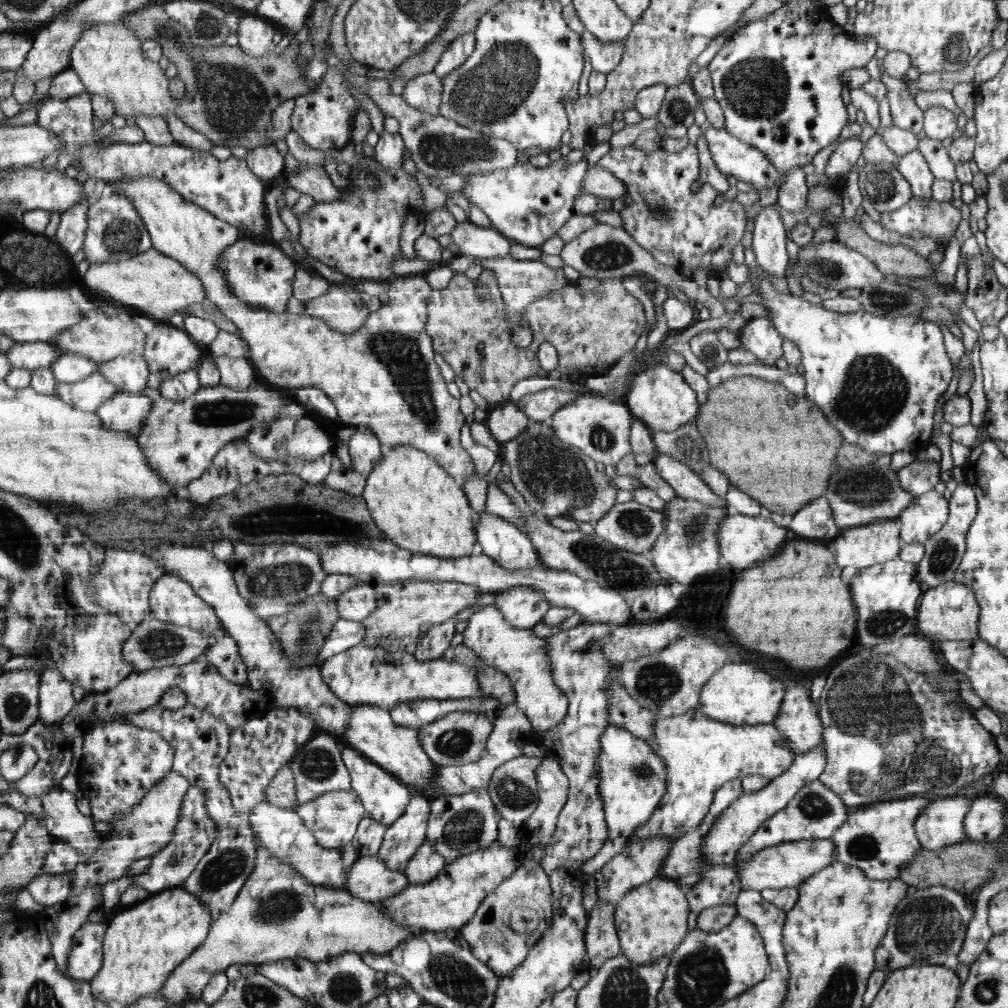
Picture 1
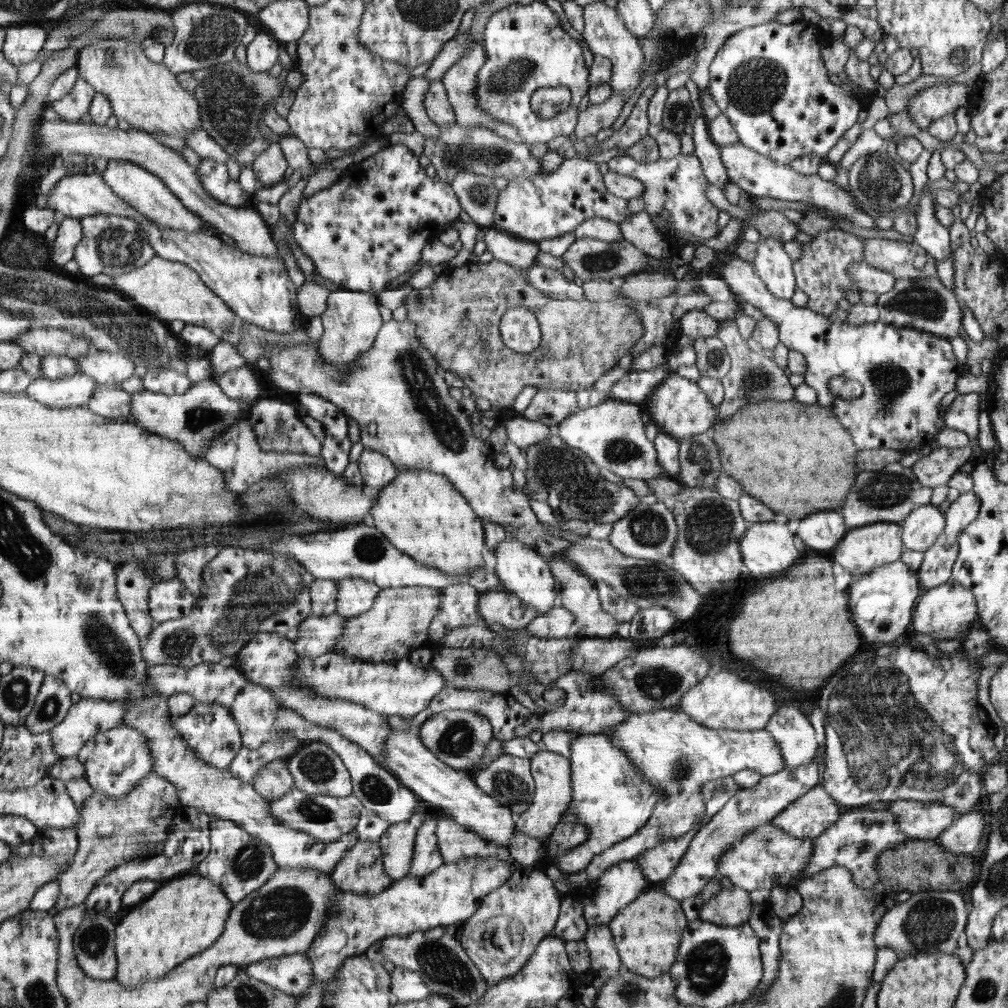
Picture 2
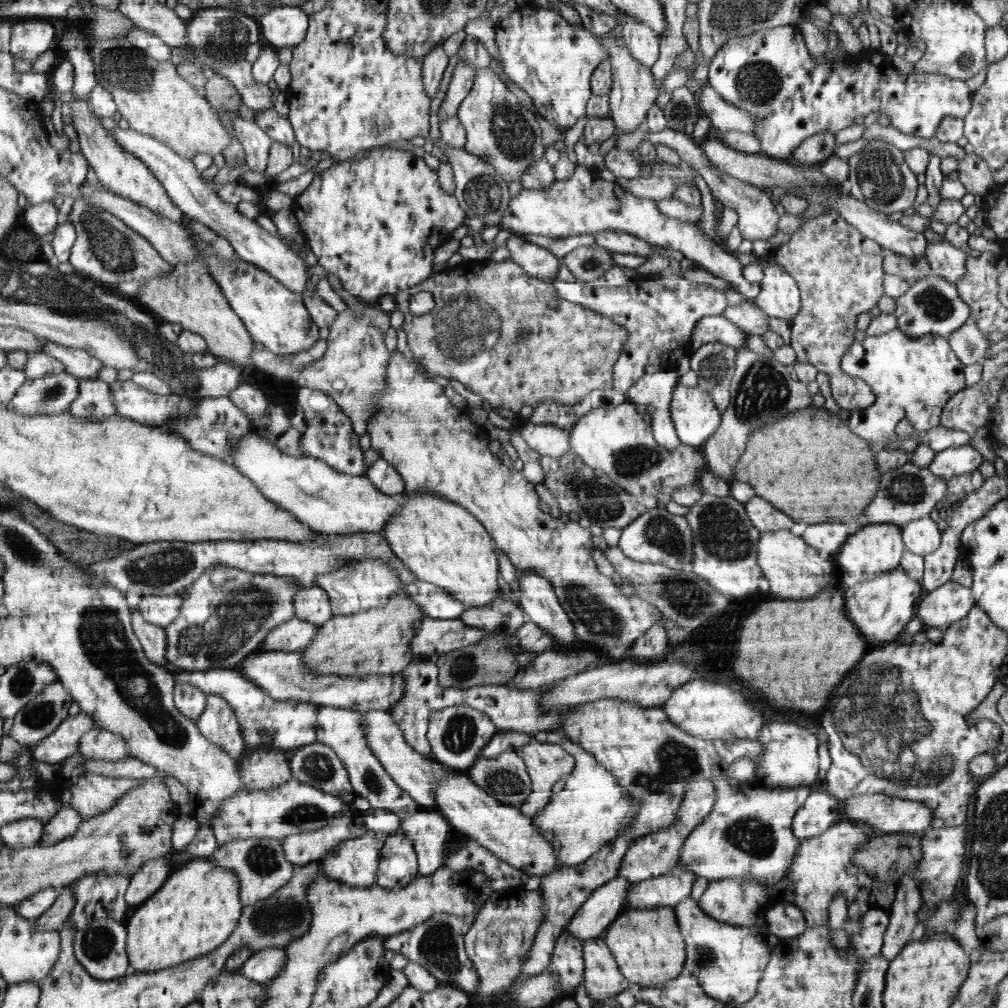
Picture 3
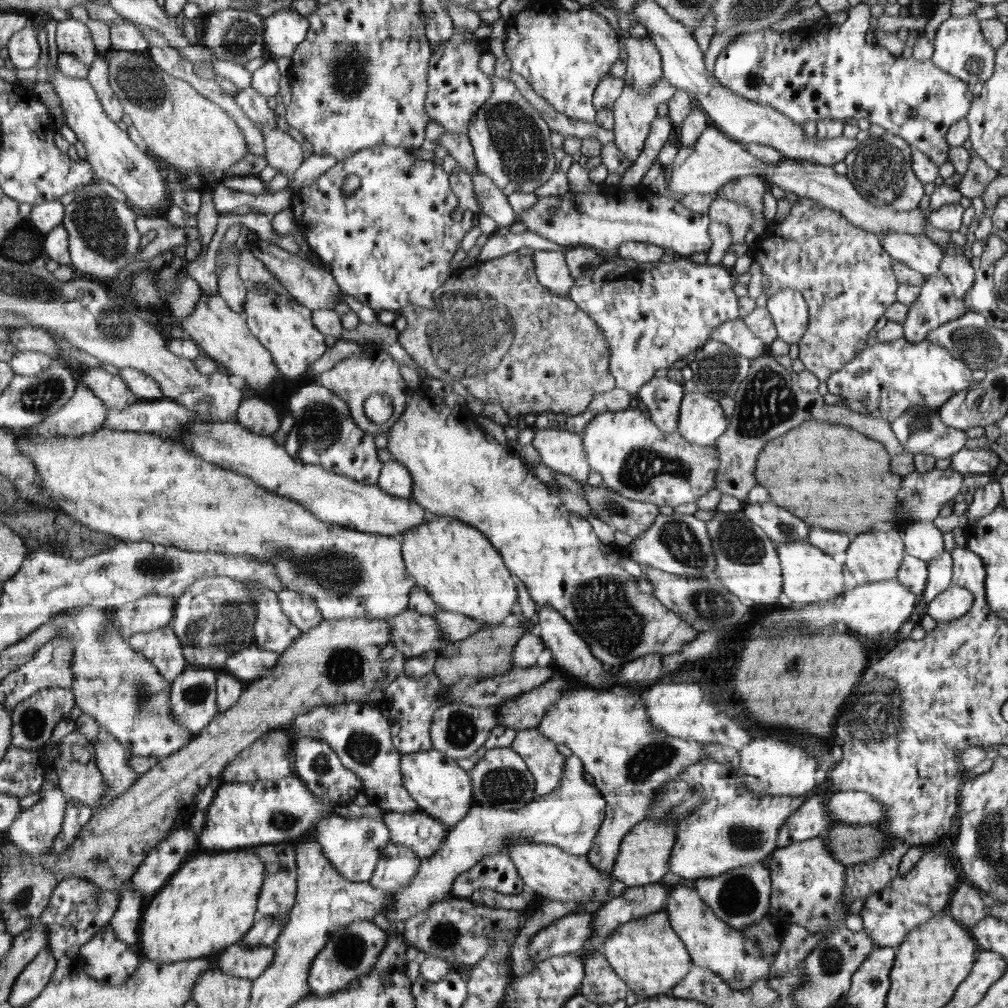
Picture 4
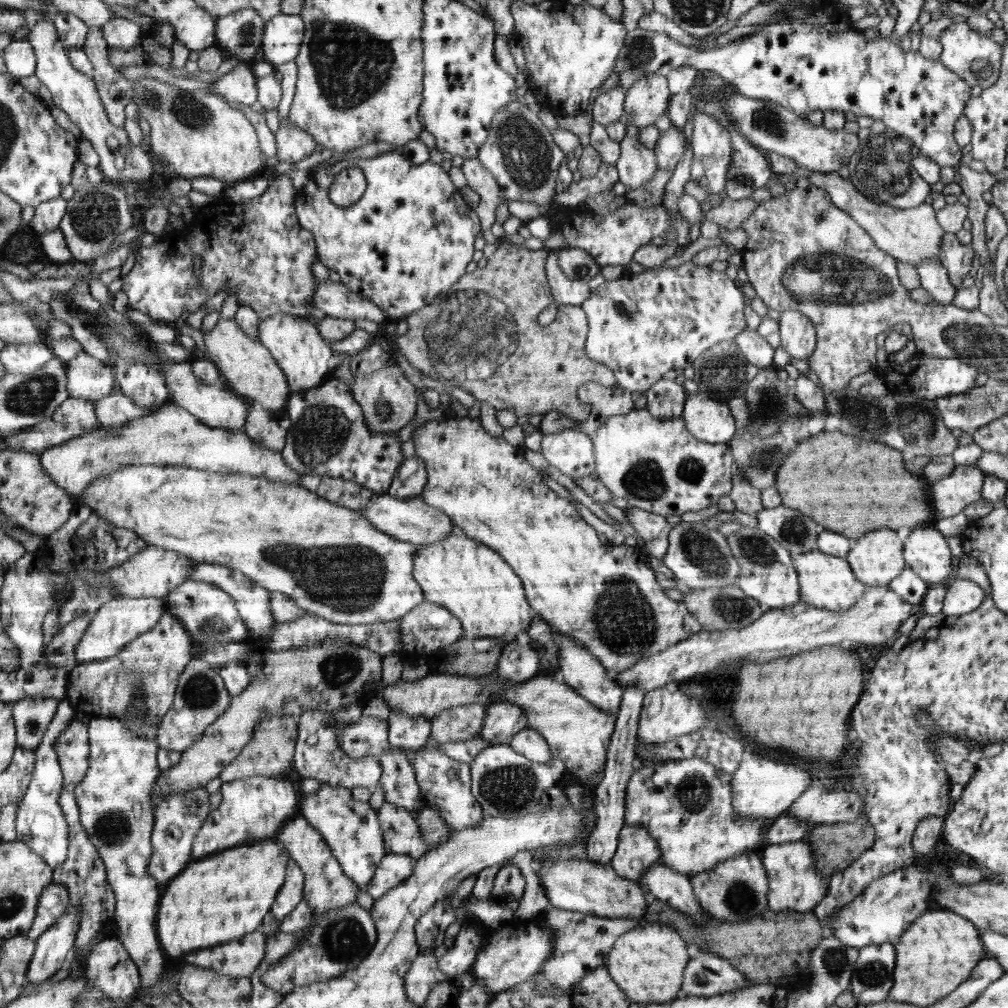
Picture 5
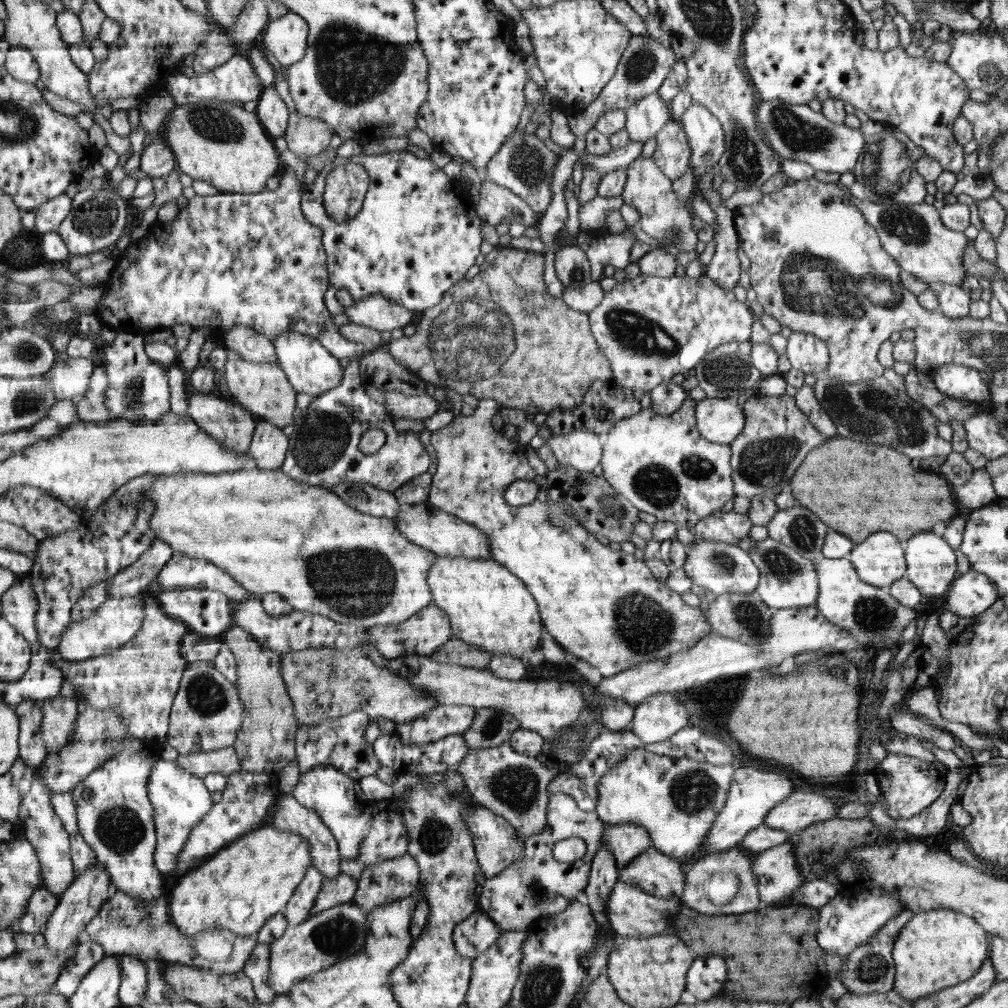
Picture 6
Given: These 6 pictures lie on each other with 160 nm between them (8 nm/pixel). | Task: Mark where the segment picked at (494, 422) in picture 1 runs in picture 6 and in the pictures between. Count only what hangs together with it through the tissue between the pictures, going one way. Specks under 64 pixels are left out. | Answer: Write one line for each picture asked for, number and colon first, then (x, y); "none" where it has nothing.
2: (523, 432)
3: (548, 440)
4: (563, 451)
5: (572, 452)
6: (581, 450)

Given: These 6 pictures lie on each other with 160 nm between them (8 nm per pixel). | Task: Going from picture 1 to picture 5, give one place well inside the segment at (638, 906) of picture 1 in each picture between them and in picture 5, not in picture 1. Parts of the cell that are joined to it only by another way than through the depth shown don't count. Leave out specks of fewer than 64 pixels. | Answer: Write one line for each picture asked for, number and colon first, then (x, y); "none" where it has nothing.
2: (648, 932)
3: (648, 945)
4: (647, 954)
5: (647, 963)

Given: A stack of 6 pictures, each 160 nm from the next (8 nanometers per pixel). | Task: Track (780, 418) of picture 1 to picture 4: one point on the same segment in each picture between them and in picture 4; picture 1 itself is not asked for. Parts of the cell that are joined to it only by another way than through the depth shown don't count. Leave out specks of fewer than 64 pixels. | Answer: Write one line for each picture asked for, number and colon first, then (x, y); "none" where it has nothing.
2: (769, 446)
3: (808, 454)
4: (809, 471)

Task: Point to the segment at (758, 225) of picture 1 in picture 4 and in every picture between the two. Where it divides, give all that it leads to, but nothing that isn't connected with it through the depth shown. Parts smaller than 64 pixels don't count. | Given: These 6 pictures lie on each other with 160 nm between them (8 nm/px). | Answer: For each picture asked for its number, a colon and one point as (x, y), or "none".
2: (772, 264)
3: (780, 297)
4: (788, 308)

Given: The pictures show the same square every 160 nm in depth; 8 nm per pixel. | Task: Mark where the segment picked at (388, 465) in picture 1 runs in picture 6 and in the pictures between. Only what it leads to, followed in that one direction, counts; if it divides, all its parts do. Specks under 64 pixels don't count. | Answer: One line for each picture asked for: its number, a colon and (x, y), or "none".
2: (420, 513)
3: (442, 543)
4: (456, 563)
5: (464, 576)
6: (489, 607)

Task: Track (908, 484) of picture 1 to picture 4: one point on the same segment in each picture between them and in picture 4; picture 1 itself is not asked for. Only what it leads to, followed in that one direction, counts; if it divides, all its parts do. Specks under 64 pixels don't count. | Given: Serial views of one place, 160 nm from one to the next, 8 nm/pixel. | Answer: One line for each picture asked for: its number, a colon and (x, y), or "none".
2: (936, 469)
3: (946, 465)
4: (984, 462)

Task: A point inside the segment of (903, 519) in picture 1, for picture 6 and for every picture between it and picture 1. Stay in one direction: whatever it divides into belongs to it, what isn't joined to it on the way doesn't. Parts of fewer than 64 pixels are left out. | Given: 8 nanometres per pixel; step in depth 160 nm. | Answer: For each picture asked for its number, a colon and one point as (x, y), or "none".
2: (920, 529)
3: (922, 536)
4: (923, 540)
5: (926, 552)
6: (931, 564)

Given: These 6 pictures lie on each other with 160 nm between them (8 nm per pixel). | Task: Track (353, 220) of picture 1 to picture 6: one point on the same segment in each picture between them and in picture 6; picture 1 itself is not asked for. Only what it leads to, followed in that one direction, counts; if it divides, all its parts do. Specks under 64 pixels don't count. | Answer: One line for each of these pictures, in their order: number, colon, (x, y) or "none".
2: (370, 226)
3: (375, 222)
4: (389, 243)
5: (409, 237)
6: (417, 234)

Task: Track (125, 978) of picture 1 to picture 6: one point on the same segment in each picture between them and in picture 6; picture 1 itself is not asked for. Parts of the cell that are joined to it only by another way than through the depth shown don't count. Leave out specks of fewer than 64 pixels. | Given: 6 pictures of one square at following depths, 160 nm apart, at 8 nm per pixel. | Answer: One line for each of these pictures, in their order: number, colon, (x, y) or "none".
2: (186, 915)
3: (197, 910)
4: (213, 902)
5: (221, 898)
6: (242, 887)

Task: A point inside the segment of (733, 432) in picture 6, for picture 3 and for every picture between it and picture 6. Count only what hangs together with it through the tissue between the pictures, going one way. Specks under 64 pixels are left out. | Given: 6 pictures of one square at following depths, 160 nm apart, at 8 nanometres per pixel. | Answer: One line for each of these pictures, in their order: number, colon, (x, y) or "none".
3: (695, 416)
4: (701, 420)
5: (710, 421)

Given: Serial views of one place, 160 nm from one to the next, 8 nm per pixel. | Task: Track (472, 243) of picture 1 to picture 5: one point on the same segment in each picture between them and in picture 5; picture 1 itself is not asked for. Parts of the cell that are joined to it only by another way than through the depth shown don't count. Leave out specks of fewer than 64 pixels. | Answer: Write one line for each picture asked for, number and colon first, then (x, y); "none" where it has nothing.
2: (521, 254)
3: (538, 262)
4: (552, 271)
5: (566, 291)

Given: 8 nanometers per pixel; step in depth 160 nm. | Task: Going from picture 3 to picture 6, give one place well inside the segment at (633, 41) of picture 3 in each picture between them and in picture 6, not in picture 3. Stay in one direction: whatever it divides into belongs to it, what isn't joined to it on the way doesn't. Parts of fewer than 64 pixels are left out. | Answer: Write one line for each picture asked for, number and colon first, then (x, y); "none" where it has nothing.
4: (644, 68)
5: (646, 100)
6: (644, 119)

